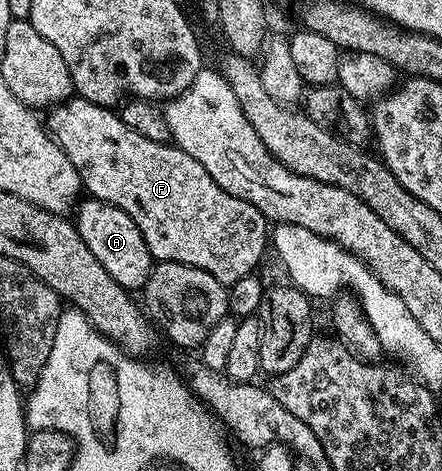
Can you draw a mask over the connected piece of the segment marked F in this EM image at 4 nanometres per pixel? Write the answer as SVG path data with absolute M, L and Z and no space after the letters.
M72 97L50 108L48 115L51 116L45 119L45 126L65 157L73 161L73 169L77 169L83 182L83 191L90 198L129 213L137 229L141 229L145 245L149 245L152 260L177 261L205 269L205 273L213 273L213 277L224 285L241 281L241 277L256 270L255 266L263 259L263 250L269 247L269 220L249 205L249 201L241 201L241 197L225 193L225 189L221 189L221 185L205 173L201 161L193 161L189 153L170 142L158 143L141 136L125 125L112 108L102 107L93 101Z

